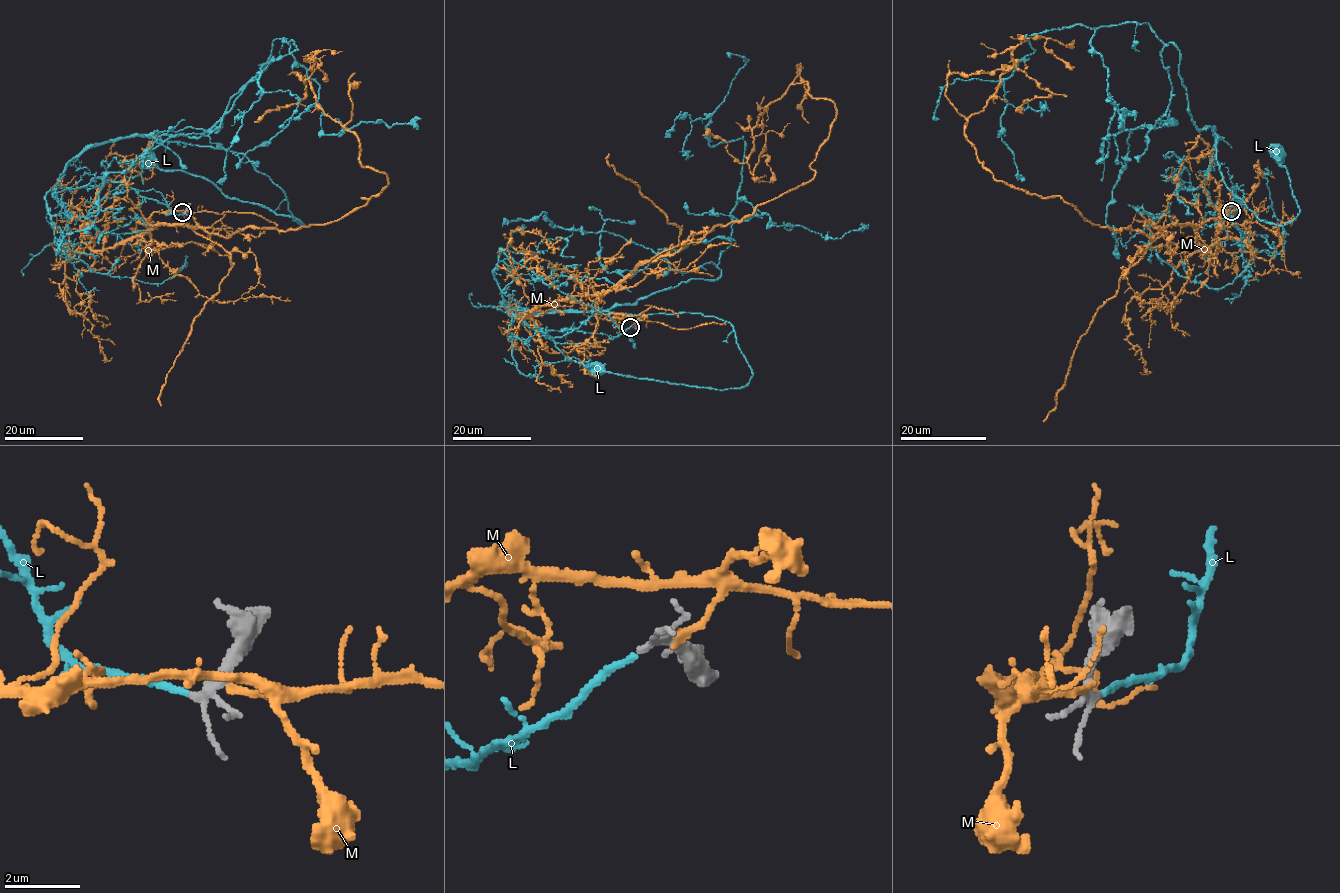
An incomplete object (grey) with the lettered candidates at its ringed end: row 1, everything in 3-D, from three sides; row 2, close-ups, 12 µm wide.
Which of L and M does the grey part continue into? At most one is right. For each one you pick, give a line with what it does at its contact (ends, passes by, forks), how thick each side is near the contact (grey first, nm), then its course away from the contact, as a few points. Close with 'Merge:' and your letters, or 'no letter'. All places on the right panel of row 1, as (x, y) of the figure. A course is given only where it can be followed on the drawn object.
L: it ends; calibres 130 and 160 nm; course (1230, 211), (1238, 186), (1233, 215), (1206, 191), (1213, 130), (1225, 185), (1285, 225), (1299, 208), (1275, 154)
Merge: L

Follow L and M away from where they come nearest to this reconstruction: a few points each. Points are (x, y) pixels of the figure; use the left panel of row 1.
L: (182, 212), (128, 189), (70, 215), (56, 183), (86, 149), (128, 137), (224, 148), (304, 225), (148, 160)
M: (186, 211), (148, 223), (292, 230), (388, 183), (307, 80), (254, 122)

